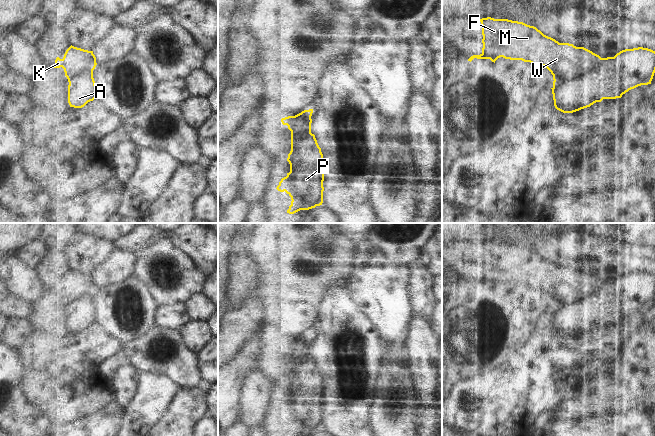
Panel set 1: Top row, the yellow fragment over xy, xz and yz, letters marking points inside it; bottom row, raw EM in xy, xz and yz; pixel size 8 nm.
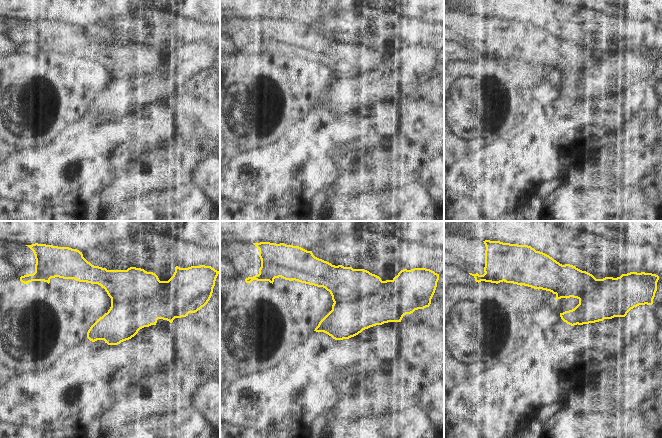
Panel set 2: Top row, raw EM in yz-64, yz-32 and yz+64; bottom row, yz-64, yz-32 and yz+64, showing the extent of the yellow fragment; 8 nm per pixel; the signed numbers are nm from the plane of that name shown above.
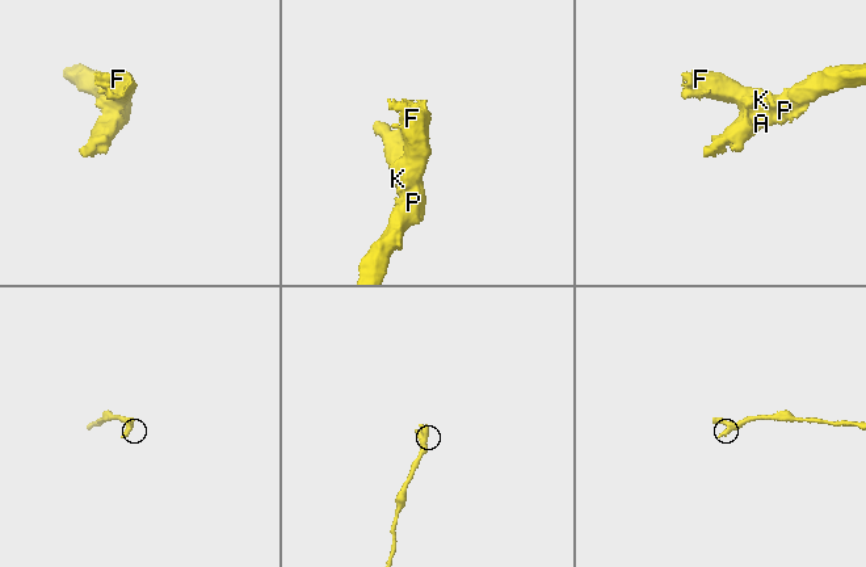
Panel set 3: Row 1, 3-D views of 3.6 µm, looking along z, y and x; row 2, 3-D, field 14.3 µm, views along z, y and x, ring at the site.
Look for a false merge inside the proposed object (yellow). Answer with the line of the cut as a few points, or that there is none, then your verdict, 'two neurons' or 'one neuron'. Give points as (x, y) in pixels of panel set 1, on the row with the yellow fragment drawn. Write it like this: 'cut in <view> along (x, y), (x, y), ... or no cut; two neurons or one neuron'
cut in yz along (602, 58), (595, 69), (586, 77), (554, 81); two neurons

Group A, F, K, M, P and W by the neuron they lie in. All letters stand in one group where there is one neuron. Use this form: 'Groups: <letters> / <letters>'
Groups: A P / F K M W

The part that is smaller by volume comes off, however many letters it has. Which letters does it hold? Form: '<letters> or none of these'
F, K, M, W

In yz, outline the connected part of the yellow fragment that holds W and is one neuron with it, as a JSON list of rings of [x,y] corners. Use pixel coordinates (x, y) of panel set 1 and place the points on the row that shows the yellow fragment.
[[[491,17],[480,19],[482,25],[482,53],[471,56],[468,61],[490,59],[492,62],[503,57],[510,60],[522,60],[534,65],[546,67],[553,75],[554,81],[570,80],[589,77],[602,58],[584,47],[576,47],[569,43],[559,43],[555,39],[544,35],[534,26],[508,19],[494,19]]]

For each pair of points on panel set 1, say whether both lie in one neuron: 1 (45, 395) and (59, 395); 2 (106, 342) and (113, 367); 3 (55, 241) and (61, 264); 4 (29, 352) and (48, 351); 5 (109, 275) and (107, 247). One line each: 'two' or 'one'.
1: one
2: two
3: two
4: one
5: two

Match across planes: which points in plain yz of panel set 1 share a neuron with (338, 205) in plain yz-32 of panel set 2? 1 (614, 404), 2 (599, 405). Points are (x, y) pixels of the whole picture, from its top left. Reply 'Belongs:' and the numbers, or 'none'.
Belongs: none

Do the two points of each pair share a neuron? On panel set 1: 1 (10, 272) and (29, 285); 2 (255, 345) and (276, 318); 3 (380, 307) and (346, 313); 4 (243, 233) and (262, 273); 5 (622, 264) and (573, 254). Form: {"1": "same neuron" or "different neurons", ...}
{"1": "same neuron", "2": "different neurons", "3": "different neurons", "4": "same neuron", "5": "same neuron"}

